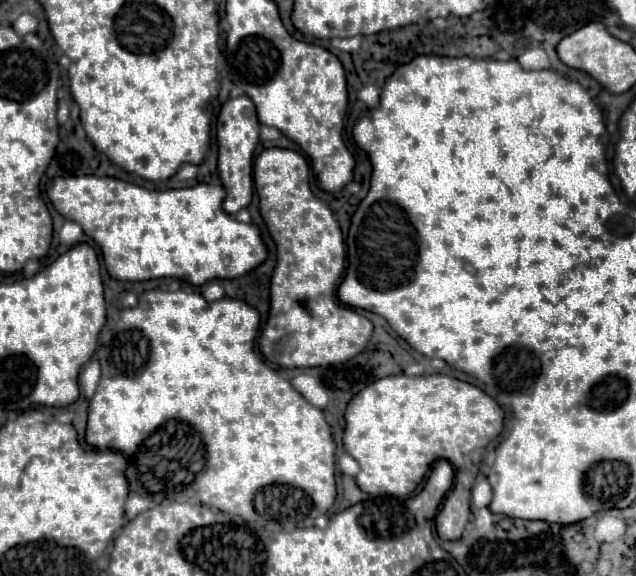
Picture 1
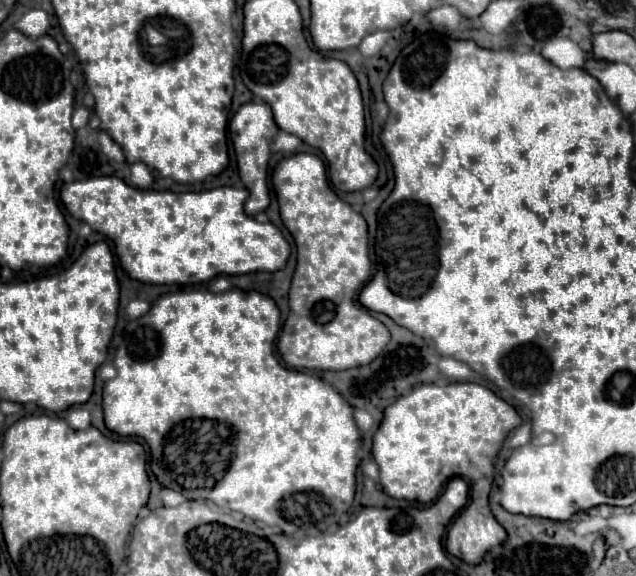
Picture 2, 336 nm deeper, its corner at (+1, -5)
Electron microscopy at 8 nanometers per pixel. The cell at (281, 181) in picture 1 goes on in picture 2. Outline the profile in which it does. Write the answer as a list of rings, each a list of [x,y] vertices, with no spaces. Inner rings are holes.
[[[294,154],[278,162],[272,176],[274,190],[278,194],[280,216],[296,240],[298,268],[290,288],[290,316],[284,324],[278,340],[278,350],[284,362],[292,368],[314,368],[314,370],[348,370],[362,364],[370,364],[388,344],[388,328],[368,314],[358,302],[360,286],[370,280],[370,256],[368,256],[368,224],[352,210],[350,204],[342,202],[338,194],[328,186],[326,166],[316,154]]]

